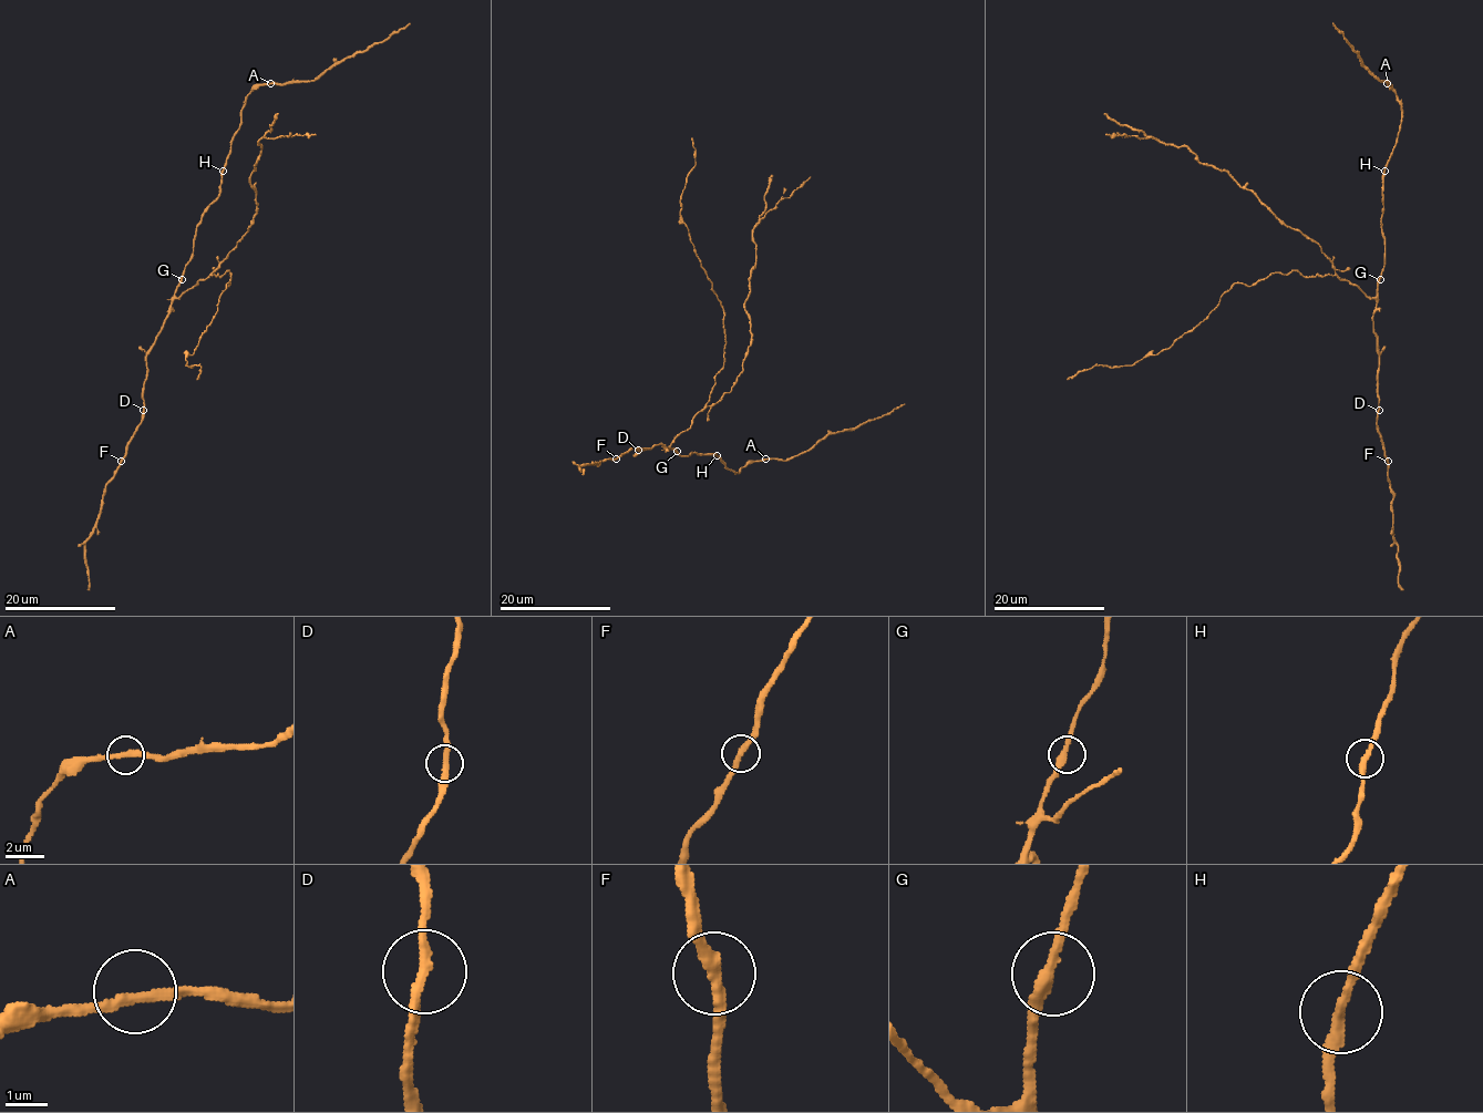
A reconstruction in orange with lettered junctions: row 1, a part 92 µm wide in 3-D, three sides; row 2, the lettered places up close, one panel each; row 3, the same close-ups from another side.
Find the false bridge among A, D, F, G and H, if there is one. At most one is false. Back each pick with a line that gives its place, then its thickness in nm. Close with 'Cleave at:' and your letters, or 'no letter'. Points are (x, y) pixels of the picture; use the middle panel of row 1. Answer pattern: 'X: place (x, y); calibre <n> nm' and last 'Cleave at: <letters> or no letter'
Cleave at: no letter

